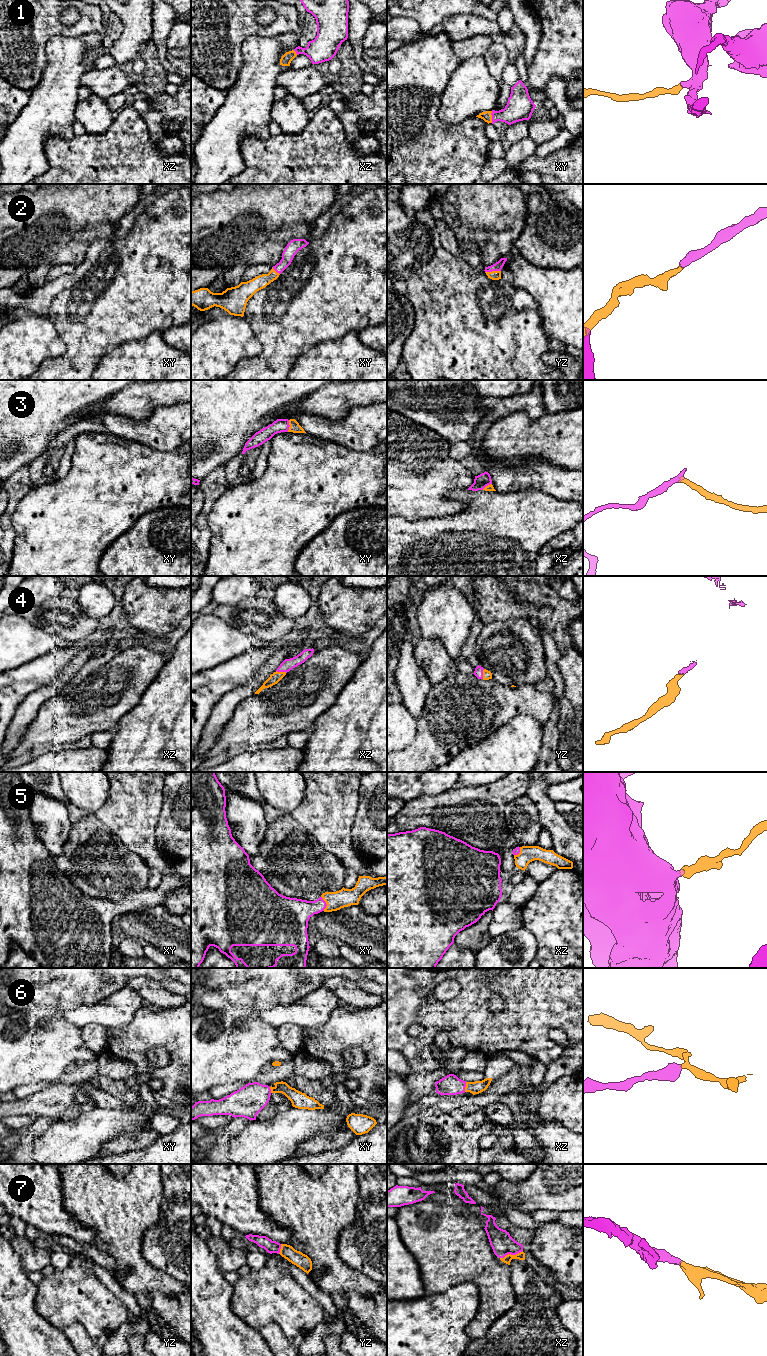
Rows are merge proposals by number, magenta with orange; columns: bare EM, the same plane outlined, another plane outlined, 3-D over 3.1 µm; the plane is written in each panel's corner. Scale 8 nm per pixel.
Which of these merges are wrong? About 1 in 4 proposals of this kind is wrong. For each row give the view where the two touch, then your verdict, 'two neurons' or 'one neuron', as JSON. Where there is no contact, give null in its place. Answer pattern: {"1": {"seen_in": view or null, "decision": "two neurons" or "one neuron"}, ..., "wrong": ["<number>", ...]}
{"1": {"seen_in": "xy", "decision": "one neuron"}, "2": {"seen_in": "yz", "decision": "one neuron"}, "3": {"seen_in": "xy", "decision": "one neuron"}, "4": {"seen_in": "xz", "decision": "one neuron"}, "5": {"seen_in": "xy", "decision": "one neuron"}, "6": {"seen_in": "xz", "decision": "one neuron"}, "7": {"seen_in": "xz", "decision": "one neuron"}, "wrong": []}

